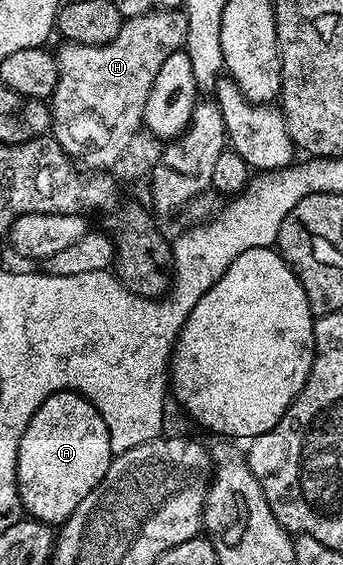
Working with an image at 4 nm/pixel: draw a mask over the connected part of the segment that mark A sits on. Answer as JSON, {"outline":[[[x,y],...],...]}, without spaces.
{"outline":[[[60,391],[51,397],[47,397],[47,401],[43,401],[43,405],[39,405],[39,409],[31,417],[27,429],[23,429],[23,437],[17,443],[17,492],[21,498],[22,508],[38,523],[48,523],[50,525],[66,523],[71,517],[71,513],[75,513],[75,509],[79,509],[79,501],[83,501],[83,497],[87,497],[87,493],[91,493],[91,489],[95,489],[95,485],[99,485],[99,481],[103,481],[113,457],[111,437],[107,433],[107,425],[101,414],[95,409],[95,405],[88,403],[85,396],[79,395],[75,391]]]}

